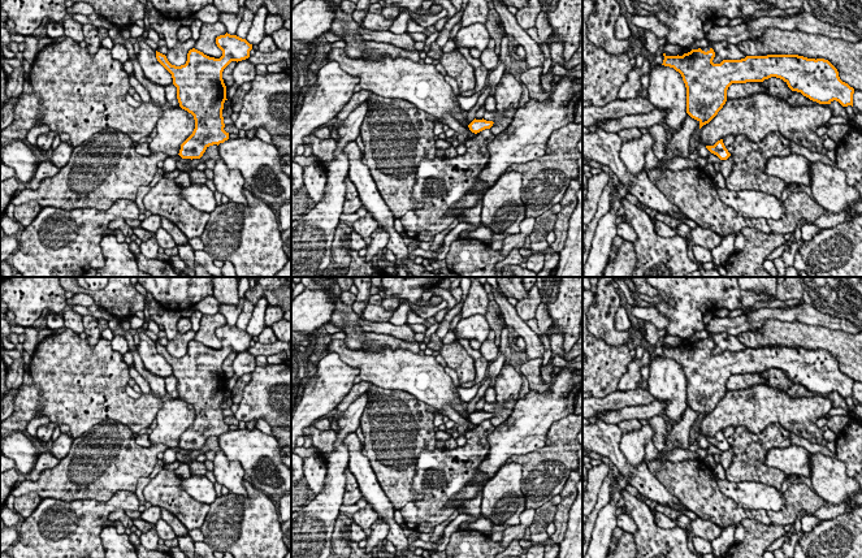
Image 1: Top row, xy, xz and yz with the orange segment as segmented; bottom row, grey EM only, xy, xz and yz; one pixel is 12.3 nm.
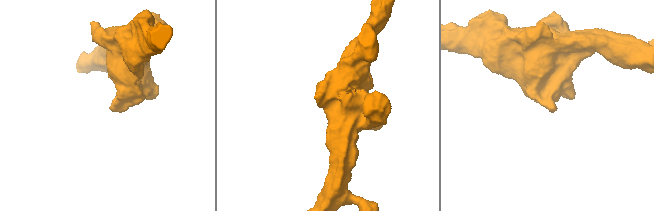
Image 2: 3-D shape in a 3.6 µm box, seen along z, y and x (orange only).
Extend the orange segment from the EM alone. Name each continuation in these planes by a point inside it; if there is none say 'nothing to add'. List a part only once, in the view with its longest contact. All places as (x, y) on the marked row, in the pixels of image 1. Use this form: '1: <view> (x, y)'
nothing to add

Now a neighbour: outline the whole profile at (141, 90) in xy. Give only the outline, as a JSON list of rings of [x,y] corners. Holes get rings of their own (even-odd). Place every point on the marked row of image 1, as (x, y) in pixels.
[[[130,74],[130,86],[140,96],[142,103],[151,101],[150,91],[134,77],[134,74]]]

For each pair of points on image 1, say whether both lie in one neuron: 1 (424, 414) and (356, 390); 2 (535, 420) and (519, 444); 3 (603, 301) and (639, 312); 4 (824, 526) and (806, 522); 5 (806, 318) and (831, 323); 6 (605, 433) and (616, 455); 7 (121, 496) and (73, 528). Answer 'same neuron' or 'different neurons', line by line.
1: different neurons
2: same neuron
3: different neurons
4: different neurons
5: same neuron
6: same neuron
7: same neuron

